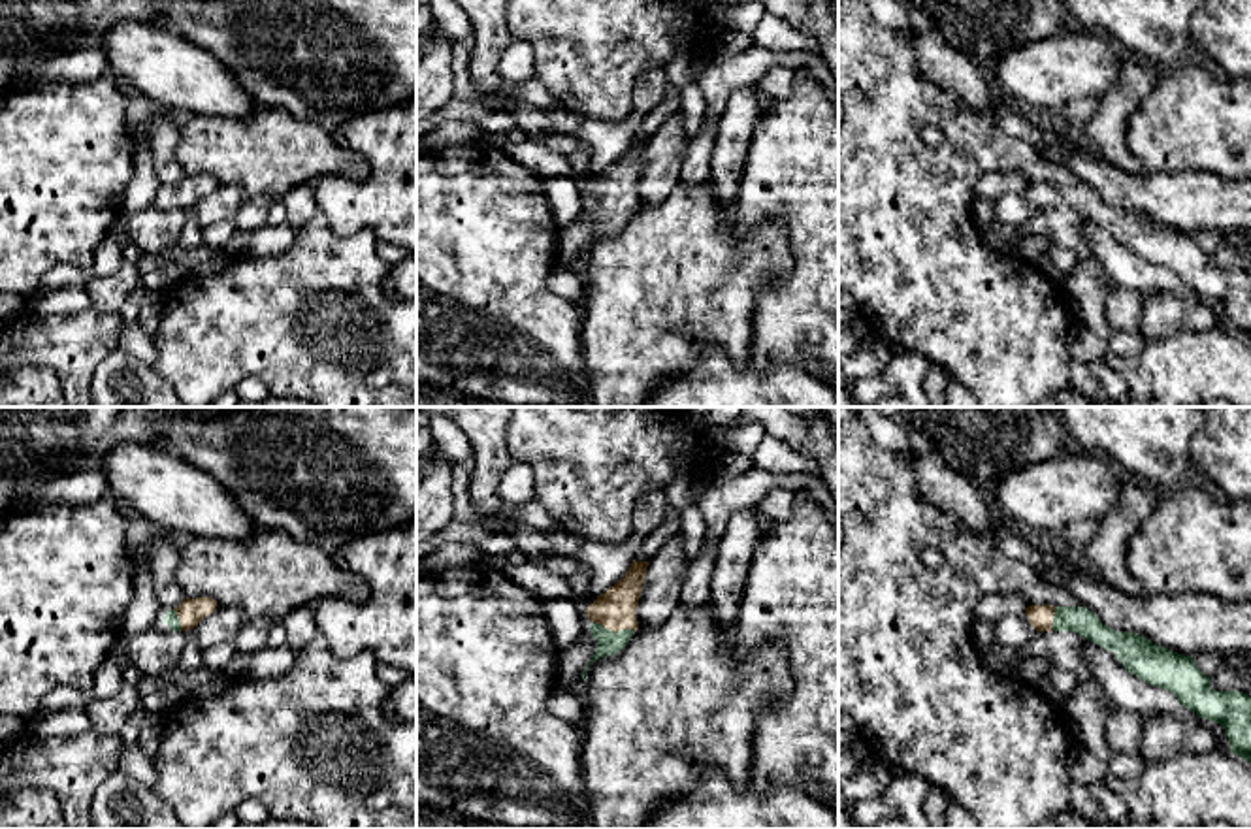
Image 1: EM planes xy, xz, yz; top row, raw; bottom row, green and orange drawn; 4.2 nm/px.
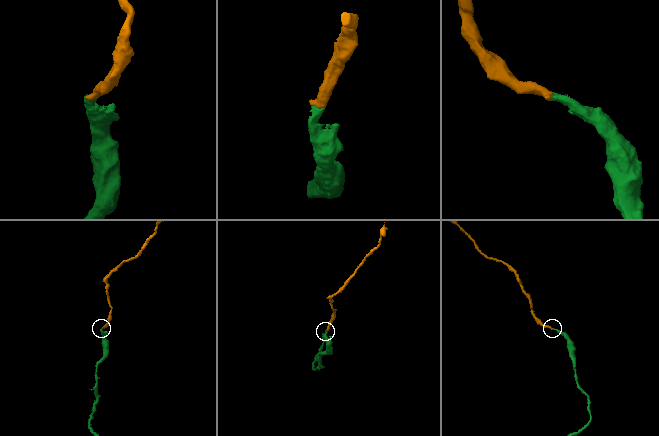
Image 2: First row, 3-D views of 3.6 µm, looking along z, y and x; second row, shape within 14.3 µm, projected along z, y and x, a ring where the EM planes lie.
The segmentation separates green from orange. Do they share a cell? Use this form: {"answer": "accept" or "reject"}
{"answer": "accept"}

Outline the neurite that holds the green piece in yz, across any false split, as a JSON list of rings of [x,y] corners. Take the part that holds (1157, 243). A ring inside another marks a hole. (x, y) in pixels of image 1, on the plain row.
[[[1031,183],[1025,192],[1036,209],[1074,209],[1108,230],[1115,228],[1129,251],[1172,269],[1200,296],[1221,301],[1230,330],[1251,341],[1251,275],[1213,268],[1191,234],[1153,222],[1138,211],[1115,209],[1085,185]]]

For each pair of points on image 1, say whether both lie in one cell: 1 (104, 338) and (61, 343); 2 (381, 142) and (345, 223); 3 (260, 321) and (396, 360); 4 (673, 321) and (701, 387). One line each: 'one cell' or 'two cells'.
1: one cell
2: one cell
3: one cell
4: two cells

